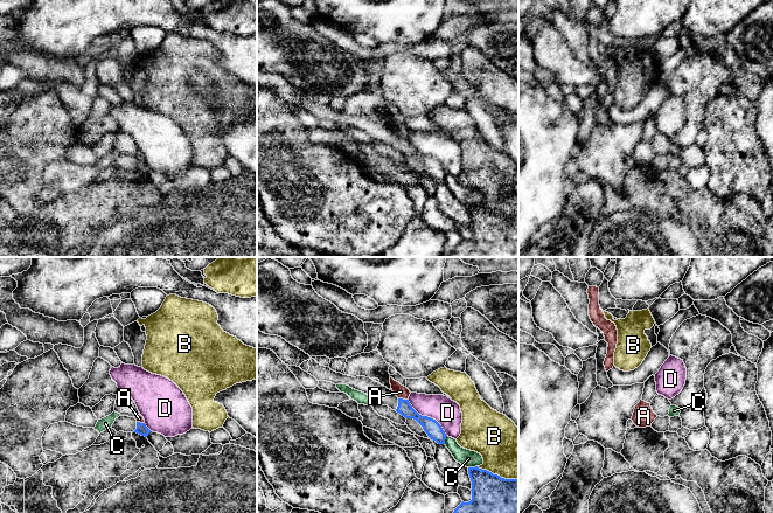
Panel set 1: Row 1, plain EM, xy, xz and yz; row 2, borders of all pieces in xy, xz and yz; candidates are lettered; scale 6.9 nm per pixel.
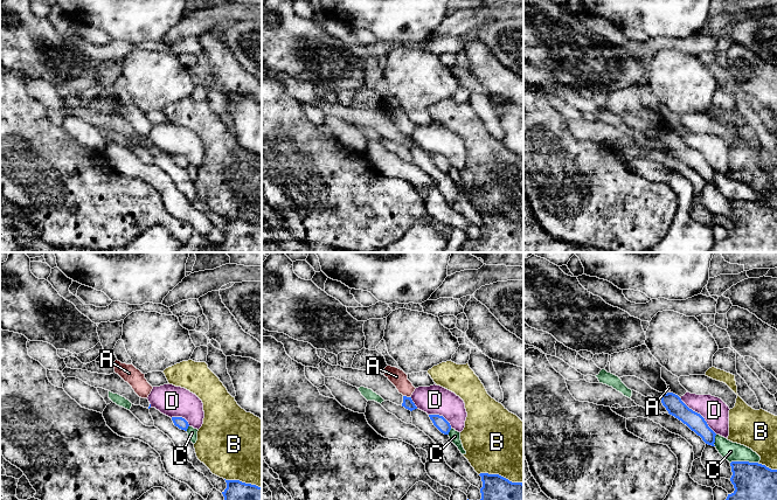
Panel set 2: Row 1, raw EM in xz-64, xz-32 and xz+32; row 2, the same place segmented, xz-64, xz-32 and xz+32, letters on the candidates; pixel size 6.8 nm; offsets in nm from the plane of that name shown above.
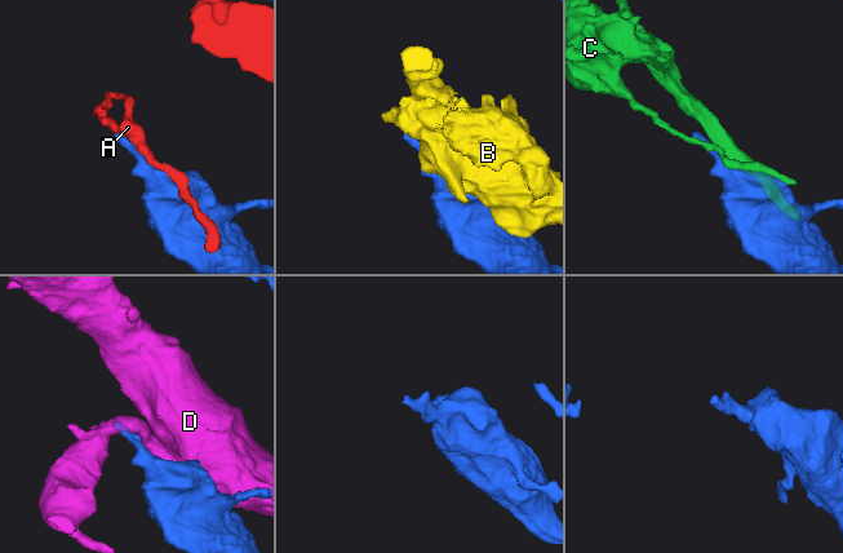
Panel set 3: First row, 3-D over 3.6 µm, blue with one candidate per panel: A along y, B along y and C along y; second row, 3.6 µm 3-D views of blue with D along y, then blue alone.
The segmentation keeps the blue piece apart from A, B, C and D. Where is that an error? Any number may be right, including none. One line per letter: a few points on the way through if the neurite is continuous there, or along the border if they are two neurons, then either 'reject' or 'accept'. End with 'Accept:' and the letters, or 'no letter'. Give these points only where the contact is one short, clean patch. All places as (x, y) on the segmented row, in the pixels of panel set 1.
A: border along xz (398, 397), (406, 400); reject
B: reject
C: reject
D: reject
Accept: no letter

